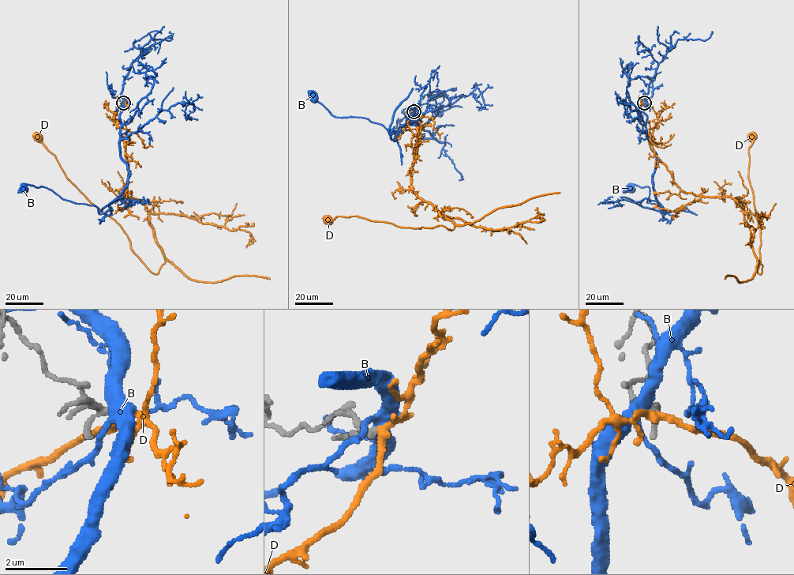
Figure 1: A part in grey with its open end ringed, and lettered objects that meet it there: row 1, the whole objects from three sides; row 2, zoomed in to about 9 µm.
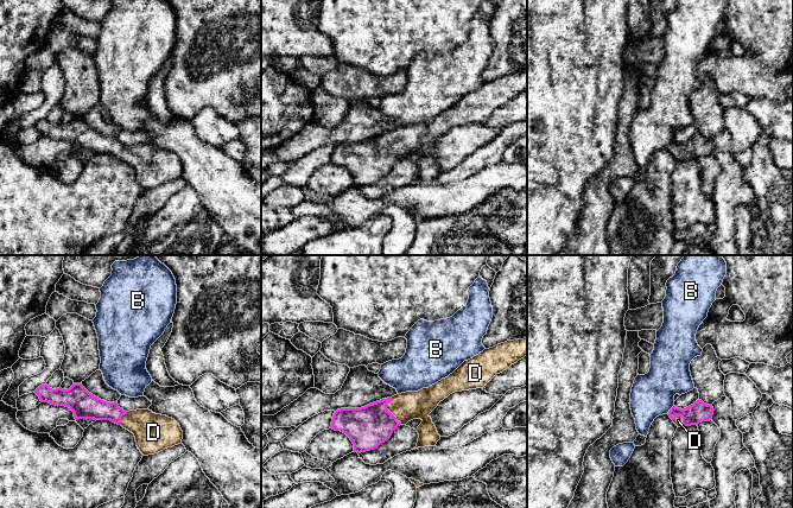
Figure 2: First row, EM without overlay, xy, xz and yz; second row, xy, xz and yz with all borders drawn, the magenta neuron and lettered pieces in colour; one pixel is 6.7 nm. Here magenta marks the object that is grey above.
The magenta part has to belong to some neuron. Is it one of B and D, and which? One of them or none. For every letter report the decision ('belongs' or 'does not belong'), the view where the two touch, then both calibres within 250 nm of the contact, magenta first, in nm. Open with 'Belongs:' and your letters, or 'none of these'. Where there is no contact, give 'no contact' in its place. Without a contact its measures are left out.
Belongs: D
B: does not belong; meets magenta in yz; 140 nm thick on the magenta side, 280 nm on the other
D: belongs; meets magenta in xz; 280 nm thick on the magenta side, 190 nm on the other

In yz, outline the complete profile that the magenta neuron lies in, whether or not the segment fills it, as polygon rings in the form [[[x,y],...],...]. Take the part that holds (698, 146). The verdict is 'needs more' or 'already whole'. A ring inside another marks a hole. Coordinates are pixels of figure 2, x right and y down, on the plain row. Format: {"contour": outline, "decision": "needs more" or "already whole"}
{"contour": [[[697,134],[684,144],[673,140],[668,150],[678,161],[698,159],[702,155],[710,155],[712,153],[713,141],[712,139],[704,138],[702,134]]], "decision": "needs more"}

